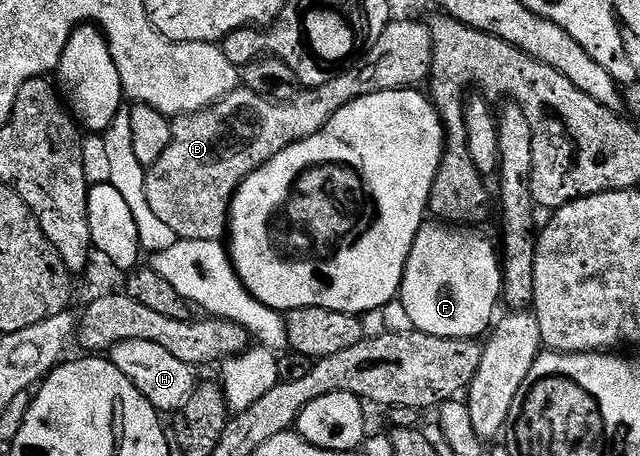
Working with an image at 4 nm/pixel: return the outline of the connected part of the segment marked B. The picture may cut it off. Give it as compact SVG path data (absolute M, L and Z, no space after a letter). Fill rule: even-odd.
M393 20L383 32L383 36L375 40L372 48L362 54L355 65L335 76L335 80L327 80L327 84L302 89L292 102L273 102L251 90L238 88L232 90L226 98L220 98L214 106L172 119L173 138L167 150L145 171L147 204L151 204L151 212L155 212L155 216L159 216L159 220L163 220L163 224L167 224L167 228L171 228L171 232L175 232L178 239L222 241L229 228L229 205L233 203L233 198L245 178L270 162L279 152L283 152L283 148L307 136L315 136L315 132L322 130L327 120L331 120L331 116L339 112L339 108L347 108L347 104L363 96L371 96L375 92L420 87L428 79L432 63L433 37L428 25L424 21Z

